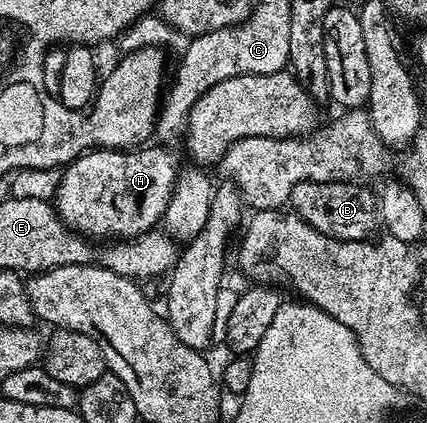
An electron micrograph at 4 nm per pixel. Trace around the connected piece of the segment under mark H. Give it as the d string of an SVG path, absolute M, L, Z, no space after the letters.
M163 148L87 150L62 169L53 207L64 224L81 236L96 238L112 232L115 238L134 238L162 221L171 201L181 165Z

